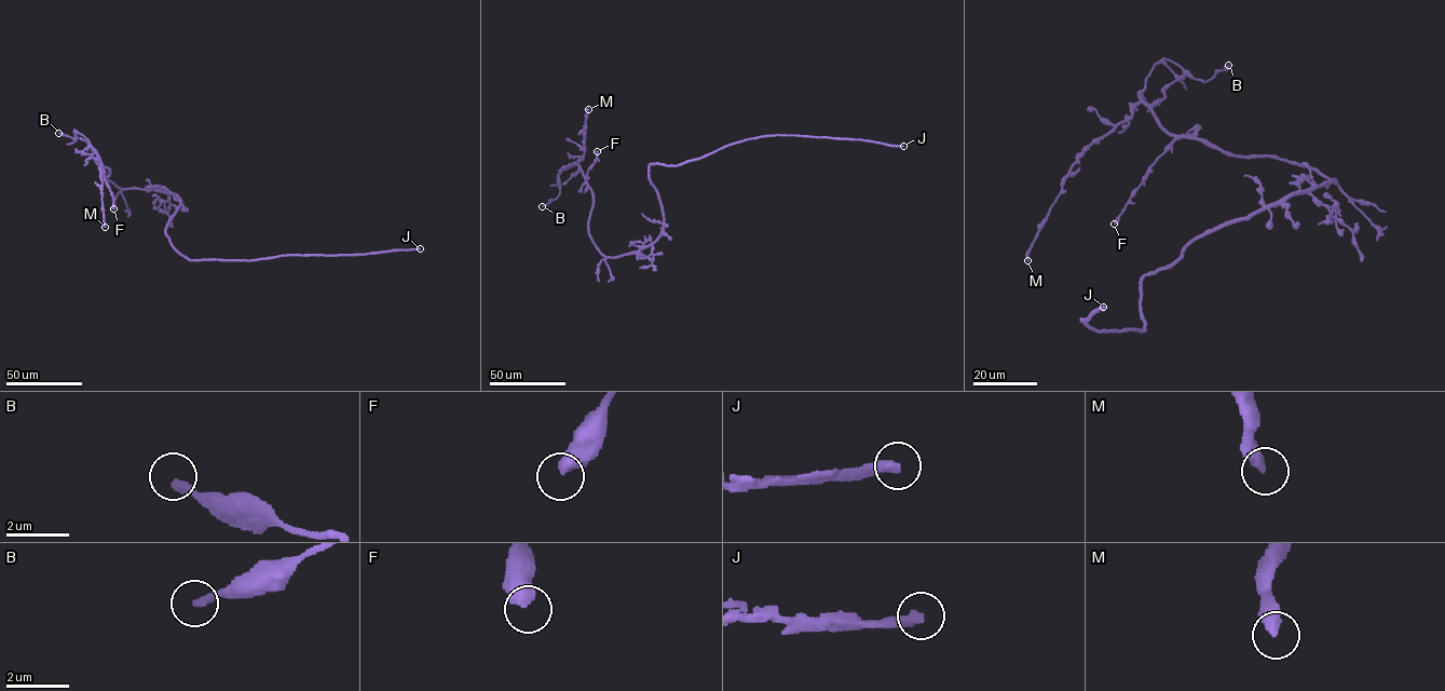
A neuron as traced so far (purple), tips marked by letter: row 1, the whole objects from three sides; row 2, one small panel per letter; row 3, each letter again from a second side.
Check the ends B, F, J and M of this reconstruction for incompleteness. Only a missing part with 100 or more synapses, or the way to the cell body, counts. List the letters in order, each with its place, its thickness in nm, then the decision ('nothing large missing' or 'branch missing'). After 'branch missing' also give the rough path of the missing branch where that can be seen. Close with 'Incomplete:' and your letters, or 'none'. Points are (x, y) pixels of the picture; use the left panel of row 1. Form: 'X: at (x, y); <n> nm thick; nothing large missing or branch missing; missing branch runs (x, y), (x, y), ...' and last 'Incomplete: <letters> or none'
B: at (58, 133); 240 nm thick; nothing large missing
F: at (113, 208); 500 nm thick; nothing large missing
J: at (420, 248); 320 nm thick; branch missing
M: at (105, 227); 360 nm thick; nothing large missing
Incomplete: J

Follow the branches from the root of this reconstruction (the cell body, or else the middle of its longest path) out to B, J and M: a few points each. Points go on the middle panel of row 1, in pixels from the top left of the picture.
B: (659, 201), (659, 236), (614, 257), (588, 232), (593, 193), (577, 163), (561, 171), (559, 195), (542, 206)
J: (659, 201), (650, 179), (651, 164), (679, 165), (748, 139), (799, 135), (903, 146)
M: (659, 201), (663, 231), (653, 242), (614, 257), (600, 252), (588, 232), (593, 193), (578, 164), (588, 109)

